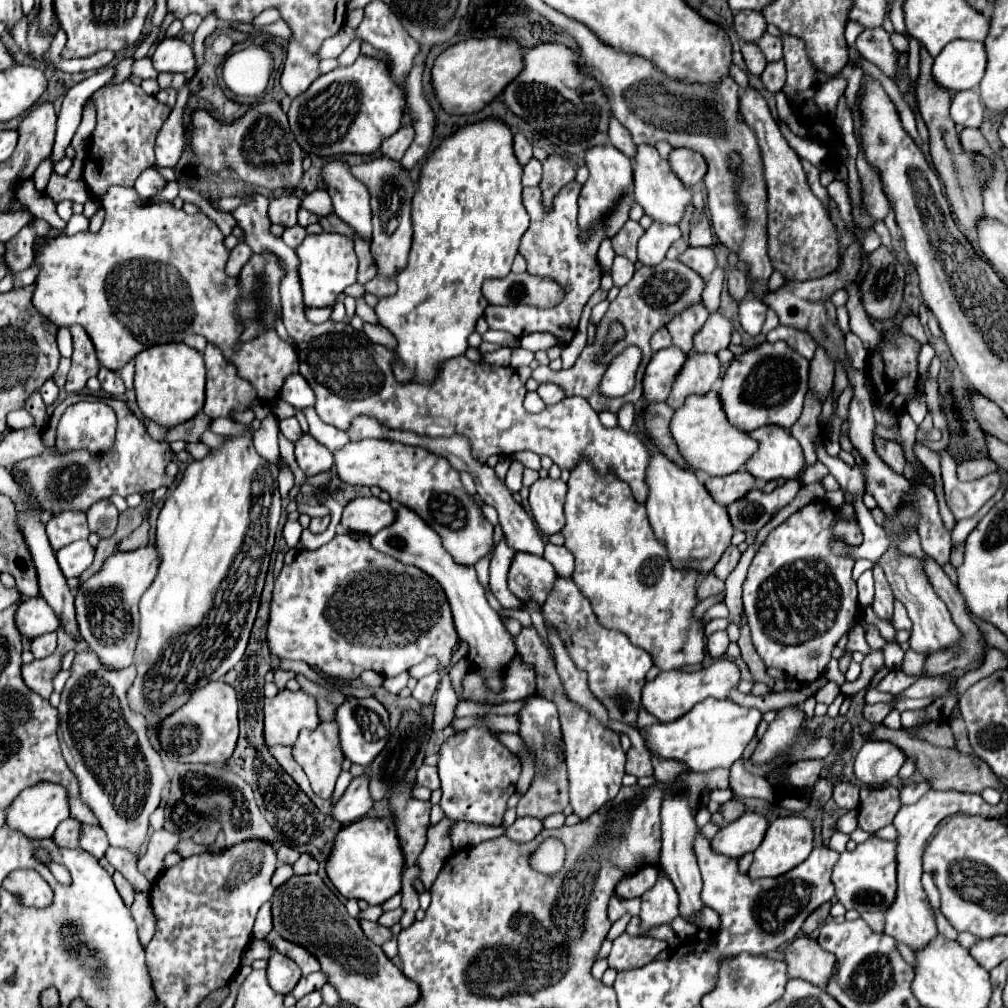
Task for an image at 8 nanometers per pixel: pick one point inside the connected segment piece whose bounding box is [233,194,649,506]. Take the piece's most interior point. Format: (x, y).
(351, 376)

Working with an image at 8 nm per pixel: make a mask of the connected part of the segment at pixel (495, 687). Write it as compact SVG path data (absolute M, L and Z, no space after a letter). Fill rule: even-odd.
M405 506L397 508L397 520L389 528L383 528L381 532L377 532L371 538L371 544L375 550L387 556L393 556L403 564L413 564L421 568L441 584L451 604L457 634L461 640L469 644L469 662L481 672L485 686L489 686L489 690L501 692L501 688L505 688L505 682L503 682L505 668L513 662L517 650L511 634L505 630L501 622L501 616L489 606L485 598L485 590L477 580L475 568L455 564L449 552L441 546L441 538L437 536L437 532L433 532L433 528L429 528L425 520L421 520L421 516L417 516L411 508L405 508Z

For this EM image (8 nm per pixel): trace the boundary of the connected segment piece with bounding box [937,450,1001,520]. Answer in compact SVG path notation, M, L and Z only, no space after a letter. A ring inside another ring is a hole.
M939 450L937 454L941 458L947 506L951 508L951 512L957 520L971 518L999 490L1001 474L993 472L993 474L987 474L987 476L971 480L971 482L961 482L955 474L955 462L949 456L949 452Z

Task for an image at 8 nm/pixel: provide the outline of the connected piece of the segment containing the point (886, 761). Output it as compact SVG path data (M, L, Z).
M865 740L855 758L855 776L861 784L881 786L899 774L905 752L885 740Z

